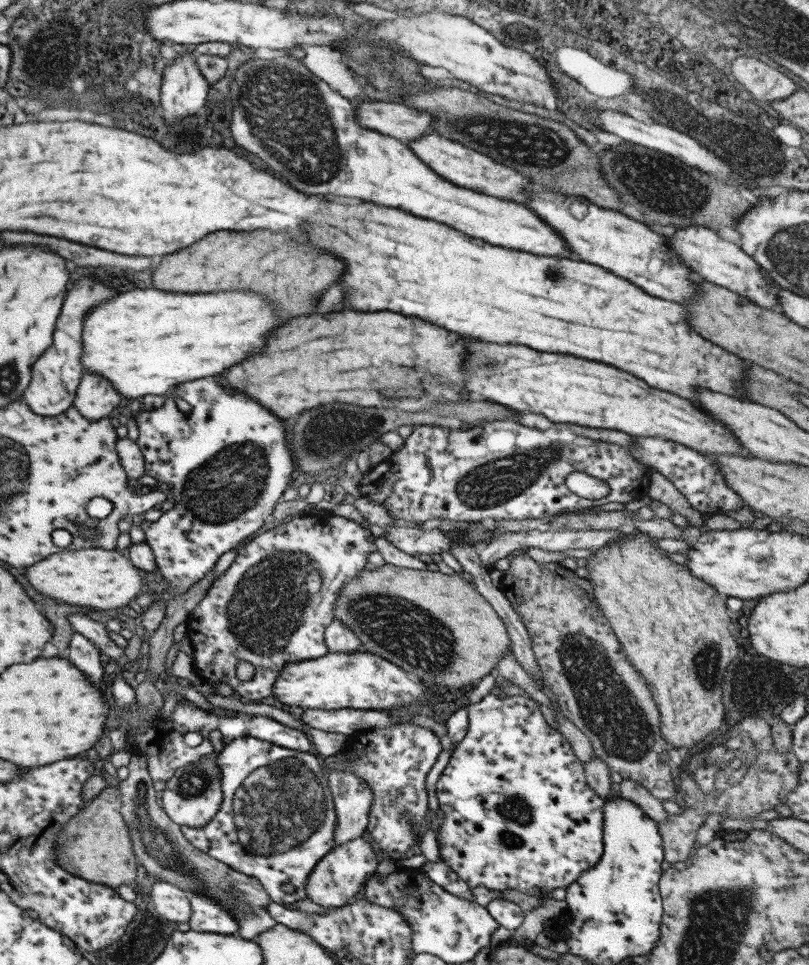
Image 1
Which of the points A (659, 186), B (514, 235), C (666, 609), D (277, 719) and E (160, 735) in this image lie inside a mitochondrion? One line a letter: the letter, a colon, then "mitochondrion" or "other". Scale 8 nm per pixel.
A: mitochondrion
B: other
C: other
D: other
E: other

